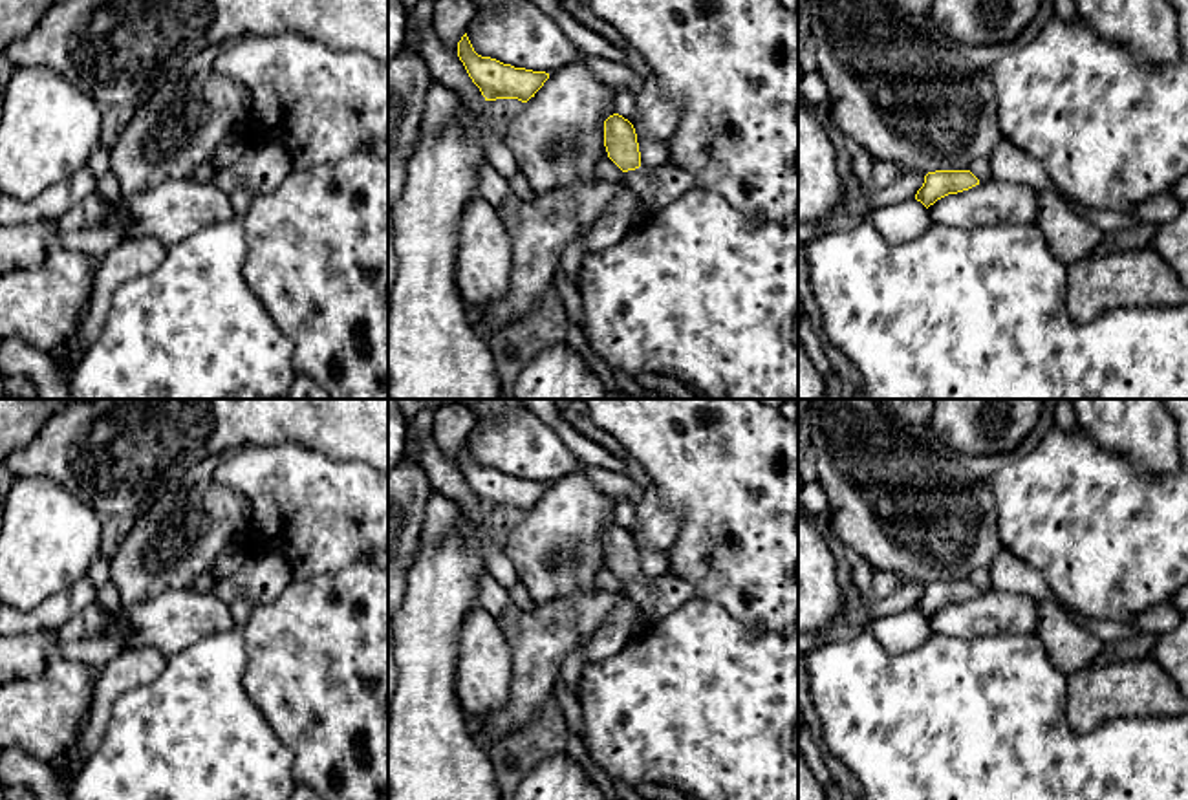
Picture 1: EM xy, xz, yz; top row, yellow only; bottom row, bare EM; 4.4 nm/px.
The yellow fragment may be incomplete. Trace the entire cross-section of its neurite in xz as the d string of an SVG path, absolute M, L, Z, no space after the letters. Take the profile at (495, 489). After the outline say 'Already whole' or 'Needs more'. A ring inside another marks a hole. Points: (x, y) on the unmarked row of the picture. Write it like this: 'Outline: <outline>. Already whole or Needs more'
Outline: M467 443L458 452L458 467L485 511L518 509L527 513L549 489L545 481L514 478L474 461Z. Already whole

